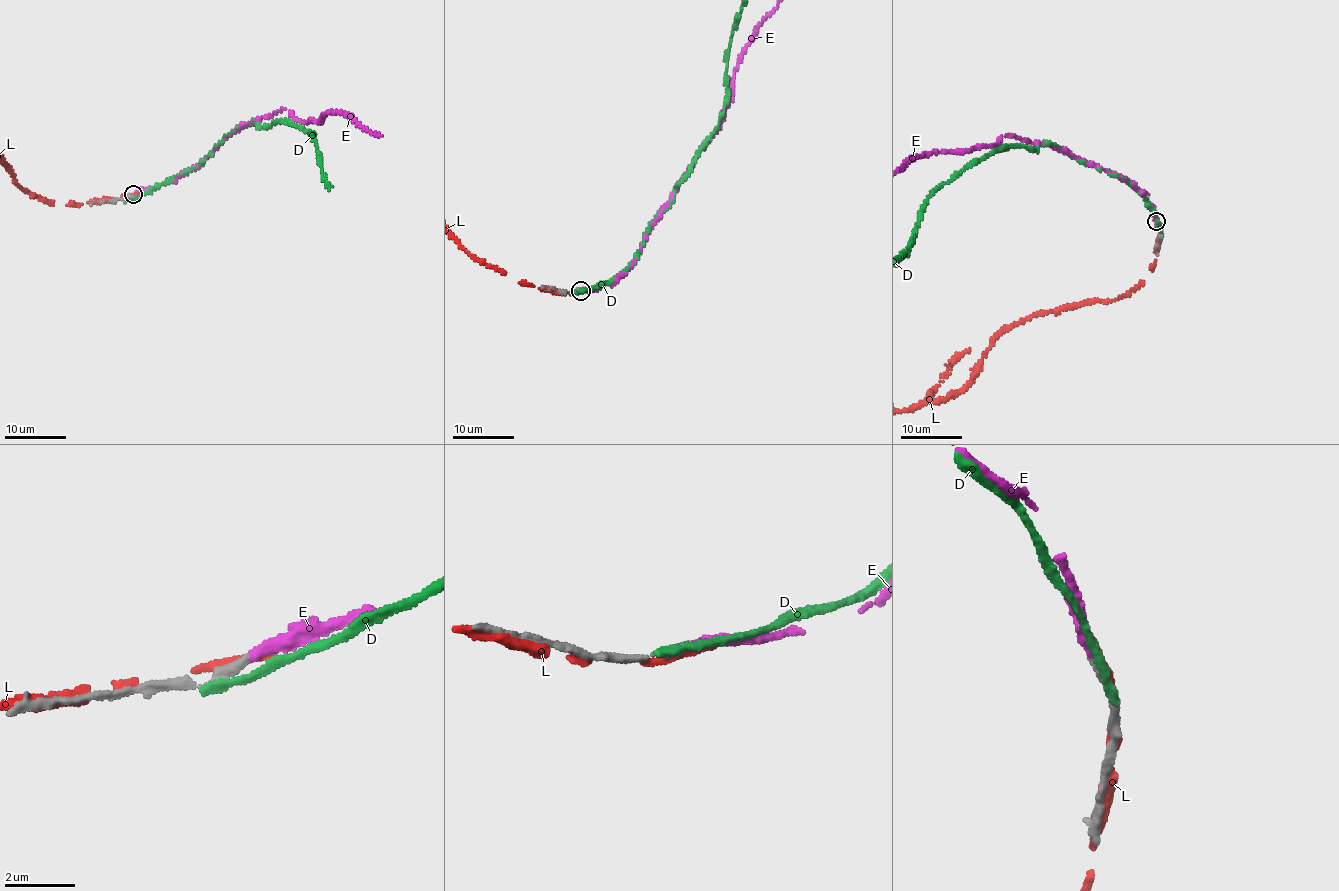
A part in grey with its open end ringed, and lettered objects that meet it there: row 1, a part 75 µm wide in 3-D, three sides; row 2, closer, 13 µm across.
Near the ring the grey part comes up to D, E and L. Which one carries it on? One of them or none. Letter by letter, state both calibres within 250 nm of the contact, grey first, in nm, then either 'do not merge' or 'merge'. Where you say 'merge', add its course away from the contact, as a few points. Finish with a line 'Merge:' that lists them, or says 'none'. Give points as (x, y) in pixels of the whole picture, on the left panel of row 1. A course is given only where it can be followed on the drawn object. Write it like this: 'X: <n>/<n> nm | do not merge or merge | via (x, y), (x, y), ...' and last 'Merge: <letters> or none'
D: 320/280 nm | do not merge
E: 320/300 nm | merge
L: 320/320 nm | do not merge
Merge: E

